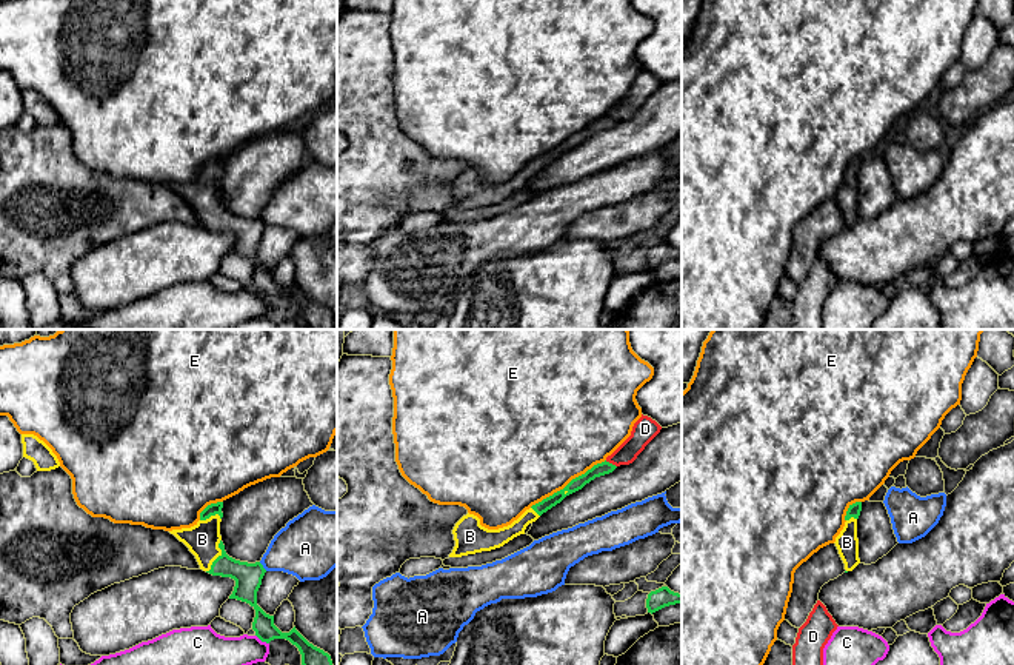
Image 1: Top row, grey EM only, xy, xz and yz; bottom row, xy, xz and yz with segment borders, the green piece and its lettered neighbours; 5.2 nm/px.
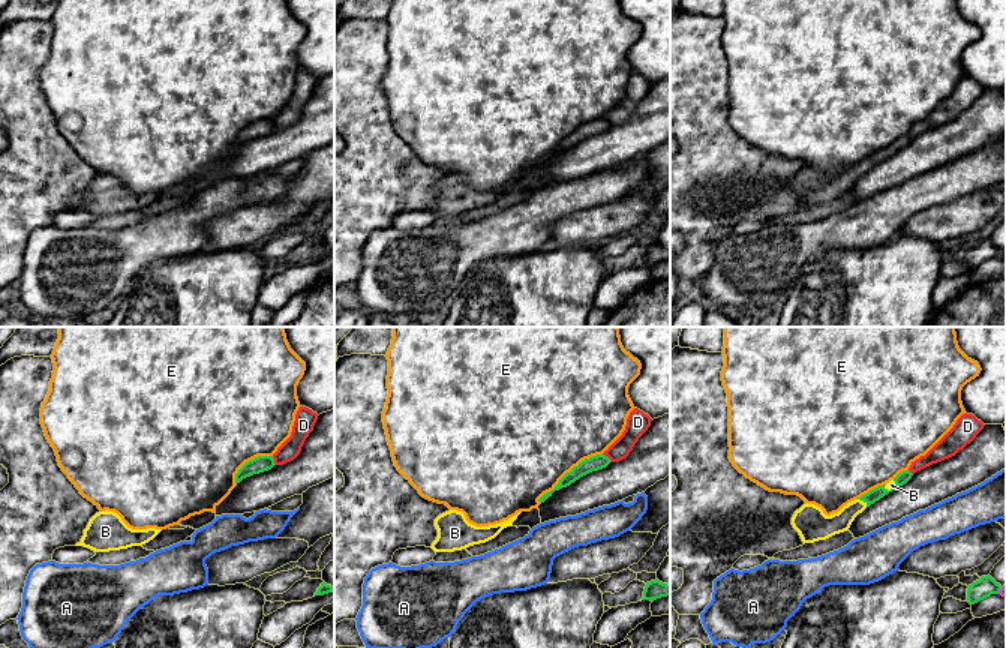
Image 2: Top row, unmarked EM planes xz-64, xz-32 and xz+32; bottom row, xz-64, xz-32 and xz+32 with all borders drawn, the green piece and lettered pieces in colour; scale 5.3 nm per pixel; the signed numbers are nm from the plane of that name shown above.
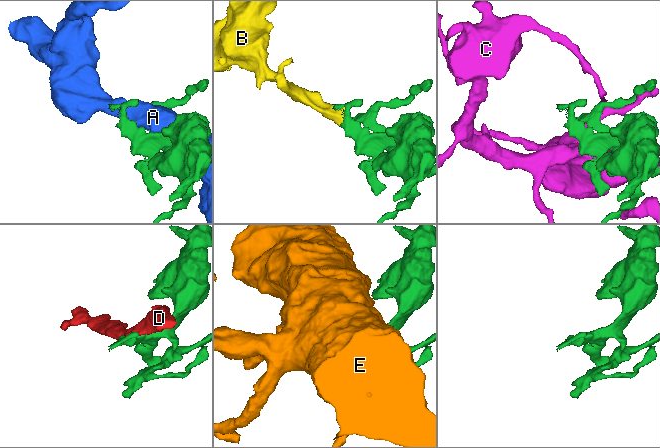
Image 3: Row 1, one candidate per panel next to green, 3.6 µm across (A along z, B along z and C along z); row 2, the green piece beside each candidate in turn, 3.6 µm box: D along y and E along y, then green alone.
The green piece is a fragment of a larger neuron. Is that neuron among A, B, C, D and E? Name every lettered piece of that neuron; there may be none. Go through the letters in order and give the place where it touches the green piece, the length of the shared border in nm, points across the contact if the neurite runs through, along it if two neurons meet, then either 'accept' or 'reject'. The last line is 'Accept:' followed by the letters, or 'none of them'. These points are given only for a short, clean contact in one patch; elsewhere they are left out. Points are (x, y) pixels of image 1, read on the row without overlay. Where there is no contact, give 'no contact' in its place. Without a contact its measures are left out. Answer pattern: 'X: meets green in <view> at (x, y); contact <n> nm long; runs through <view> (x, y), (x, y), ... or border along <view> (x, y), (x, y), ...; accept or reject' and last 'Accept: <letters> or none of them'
A: meets green in xy at (262, 222); contact 60 nm long; reject
B: meets green in xy at (219, 211); contact 190 nm long; runs through xy (248, 233), (231, 223), (219, 211), (202, 194); accept
C: meets green in xy at (262, 296); contact 90 nm long; reject
D: meets green in xz at (611, 119); contact 70 nm long; reject
E: meets green in xz at (568, 139); contact 480 nm long; reject
Accept: B

